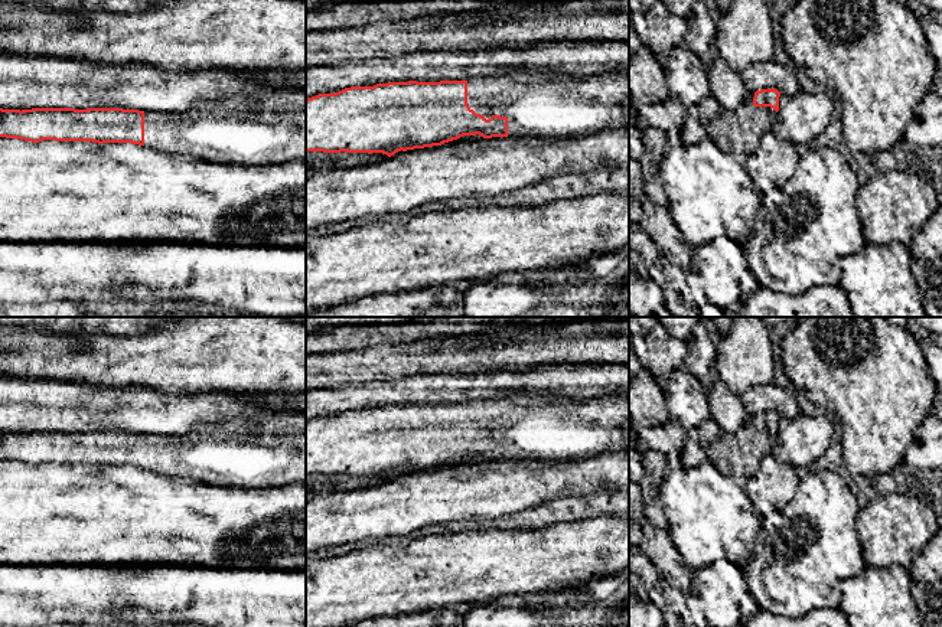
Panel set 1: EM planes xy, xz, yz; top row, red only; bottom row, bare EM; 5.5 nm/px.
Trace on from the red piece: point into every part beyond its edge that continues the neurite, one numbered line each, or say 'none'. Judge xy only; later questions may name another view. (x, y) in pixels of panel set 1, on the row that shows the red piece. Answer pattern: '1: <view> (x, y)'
1: xy (231, 131)

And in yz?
1: yz (737, 131)

